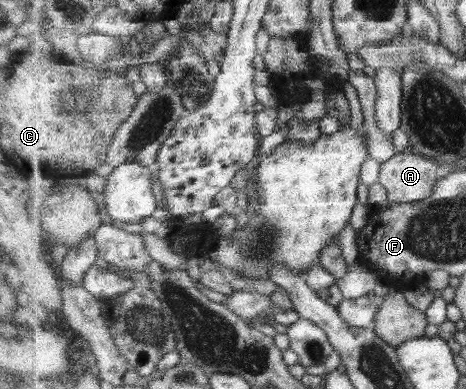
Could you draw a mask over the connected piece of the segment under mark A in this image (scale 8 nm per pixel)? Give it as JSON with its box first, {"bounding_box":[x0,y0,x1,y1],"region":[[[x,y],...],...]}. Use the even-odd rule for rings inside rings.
{"bounding_box":[378,150,437,203],"region":[[[410,150],[395,153],[382,164],[378,182],[386,189],[387,199],[412,203],[432,195],[437,176],[437,163]]]}

